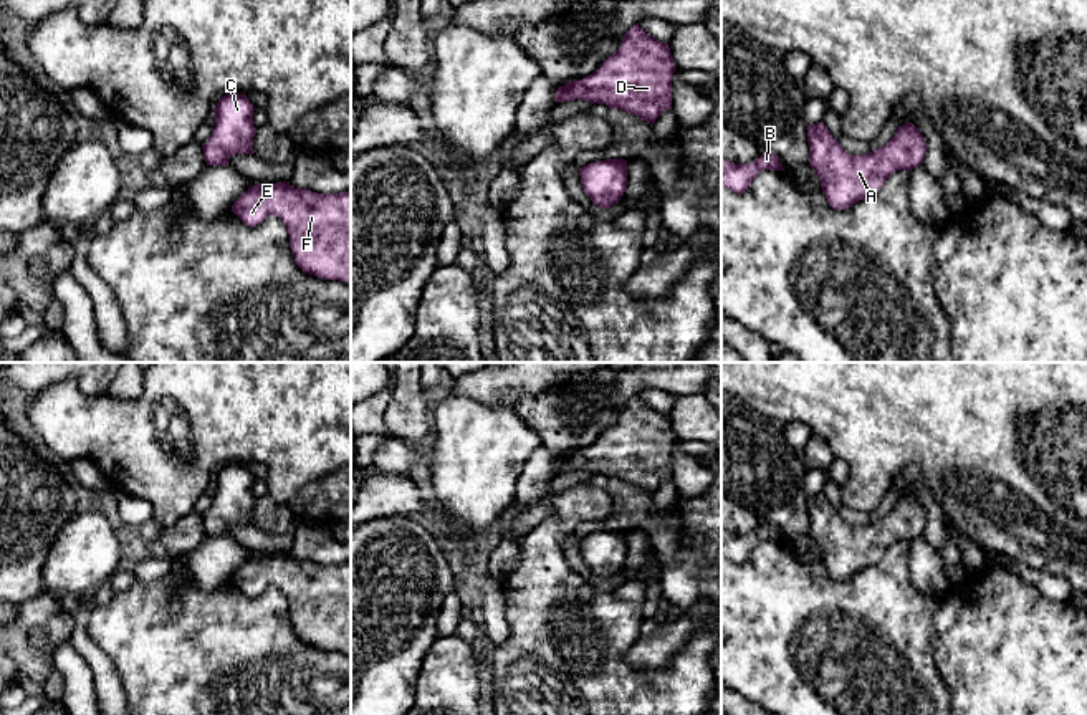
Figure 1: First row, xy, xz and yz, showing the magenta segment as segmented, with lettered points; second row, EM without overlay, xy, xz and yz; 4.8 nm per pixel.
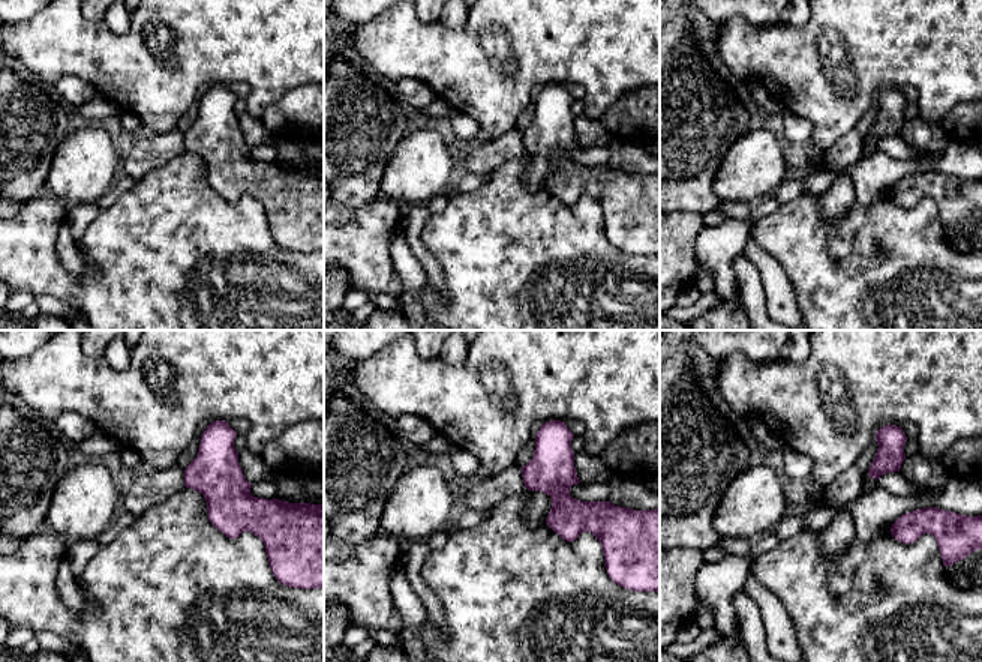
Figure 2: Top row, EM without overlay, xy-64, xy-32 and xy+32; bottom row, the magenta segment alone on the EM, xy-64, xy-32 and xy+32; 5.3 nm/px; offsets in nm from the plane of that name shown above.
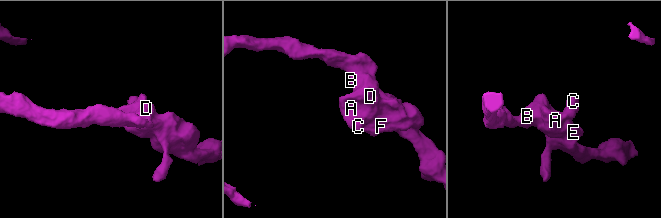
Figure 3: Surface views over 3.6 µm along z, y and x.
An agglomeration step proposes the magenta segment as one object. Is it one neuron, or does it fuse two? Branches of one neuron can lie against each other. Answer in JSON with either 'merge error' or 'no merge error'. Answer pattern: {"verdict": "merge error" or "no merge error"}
{"verdict": "no merge error"}

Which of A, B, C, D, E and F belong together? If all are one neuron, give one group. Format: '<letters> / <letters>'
A B C D E F

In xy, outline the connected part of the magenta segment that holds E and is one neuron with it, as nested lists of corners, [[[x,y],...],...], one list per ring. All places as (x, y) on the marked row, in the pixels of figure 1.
[[[290,182],[251,185],[232,205],[232,212],[248,227],[256,227],[270,215],[280,217],[290,233],[296,265],[324,280],[351,283],[351,190],[318,194],[294,189]]]

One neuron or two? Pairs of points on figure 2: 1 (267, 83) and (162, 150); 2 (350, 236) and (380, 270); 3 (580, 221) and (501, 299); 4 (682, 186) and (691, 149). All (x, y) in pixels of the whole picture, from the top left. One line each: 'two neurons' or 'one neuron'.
1: two neurons
2: one neuron
3: one neuron
4: one neuron

